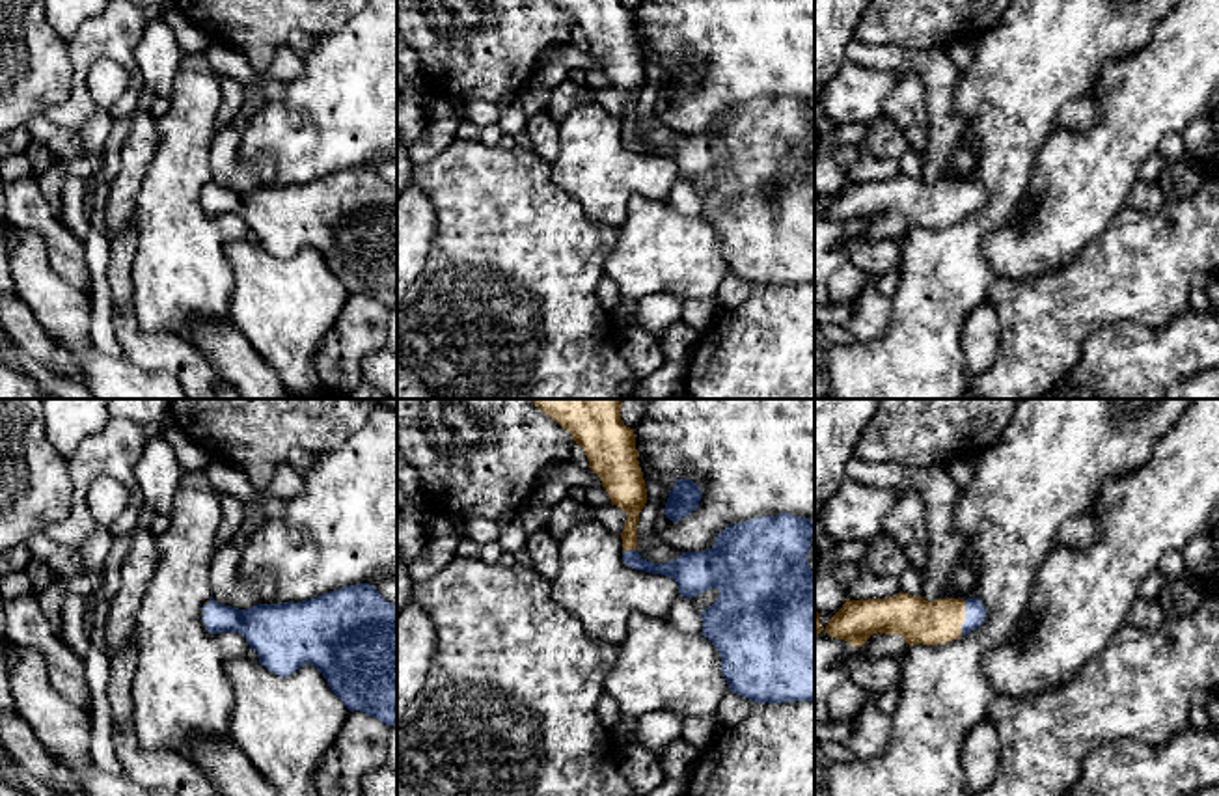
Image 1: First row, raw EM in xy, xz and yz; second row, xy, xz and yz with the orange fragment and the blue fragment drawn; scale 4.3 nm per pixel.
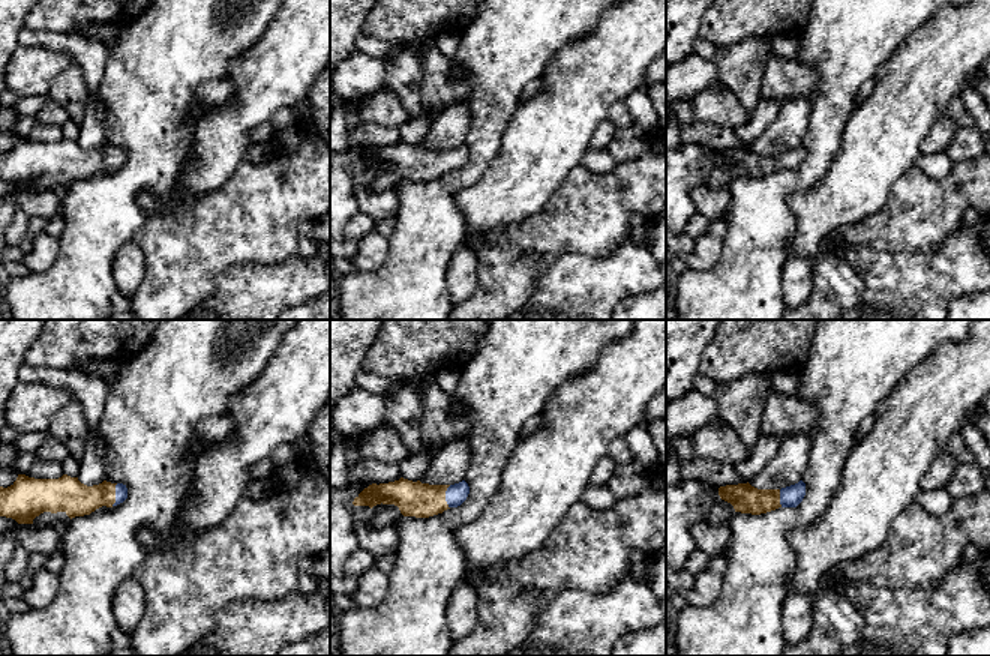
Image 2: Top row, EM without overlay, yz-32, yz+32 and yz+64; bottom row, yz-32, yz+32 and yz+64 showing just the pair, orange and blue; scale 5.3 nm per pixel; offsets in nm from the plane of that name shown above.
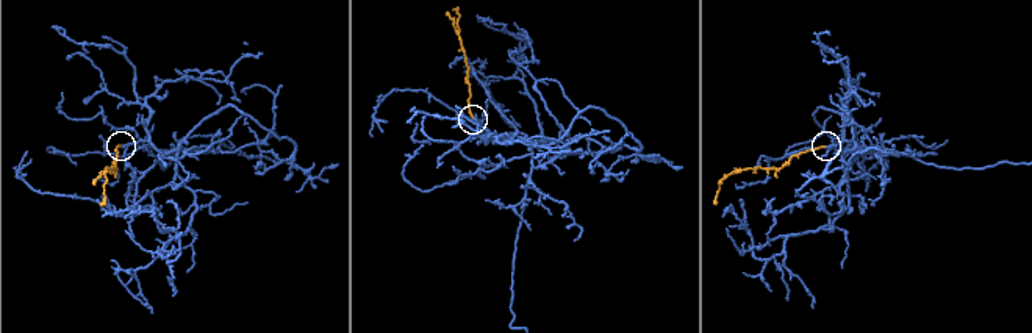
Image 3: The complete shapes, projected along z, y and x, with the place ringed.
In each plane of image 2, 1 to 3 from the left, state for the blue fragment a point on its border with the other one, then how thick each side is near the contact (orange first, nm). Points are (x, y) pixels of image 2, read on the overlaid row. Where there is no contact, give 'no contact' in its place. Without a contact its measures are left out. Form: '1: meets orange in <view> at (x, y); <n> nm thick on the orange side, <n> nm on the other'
1: meets orange in yz-32 at (114, 494); 190 nm thick on the orange side, 60 nm on the other
2: meets orange in yz+32 at (444, 497); 190 nm thick on the orange side, 110 nm on the other
3: meets orange in yz+64 at (779, 499); 160 nm thick on the orange side, 110 nm on the other

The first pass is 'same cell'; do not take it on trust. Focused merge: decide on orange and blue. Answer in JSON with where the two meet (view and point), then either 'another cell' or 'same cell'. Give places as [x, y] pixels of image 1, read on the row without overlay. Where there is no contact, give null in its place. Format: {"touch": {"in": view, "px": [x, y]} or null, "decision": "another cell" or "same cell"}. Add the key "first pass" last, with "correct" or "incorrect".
{"touch": {"in": "yz", "px": [964, 200]}, "decision": "same cell", "first pass": "correct"}

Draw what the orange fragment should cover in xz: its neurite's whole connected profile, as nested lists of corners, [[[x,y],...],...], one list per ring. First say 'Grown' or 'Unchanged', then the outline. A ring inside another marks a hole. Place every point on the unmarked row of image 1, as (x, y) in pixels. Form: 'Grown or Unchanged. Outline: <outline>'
Grown. Outline: [[[552,0],[567,11],[578,28],[583,30],[589,50],[600,60],[610,76],[611,88],[621,89],[628,101],[621,116],[623,142],[636,153],[669,158],[677,164],[680,179],[693,181],[712,170],[719,179],[712,188],[701,194],[703,218],[721,237],[721,255],[729,272],[755,285],[787,285],[815,283],[815,155],[807,145],[811,132],[811,116],[815,103],[781,95],[775,99],[759,99],[746,104],[731,106],[718,116],[716,127],[701,134],[682,134],[680,140],[667,145],[652,145],[637,134],[637,104],[647,86],[647,71],[639,50],[639,34],[636,32],[634,11],[626,9],[621,0]]]

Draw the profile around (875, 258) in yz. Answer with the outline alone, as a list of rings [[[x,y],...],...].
[[[852,231],[844,242],[848,261],[869,278],[897,270],[900,265],[898,240],[869,240],[861,231]]]

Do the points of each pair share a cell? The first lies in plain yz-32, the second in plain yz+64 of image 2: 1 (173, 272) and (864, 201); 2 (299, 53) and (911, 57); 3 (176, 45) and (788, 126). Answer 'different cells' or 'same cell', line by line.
1: different cells
2: same cell
3: different cells

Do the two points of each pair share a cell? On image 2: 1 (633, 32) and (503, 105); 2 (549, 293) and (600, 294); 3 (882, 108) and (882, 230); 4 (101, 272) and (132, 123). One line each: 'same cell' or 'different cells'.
1: different cells
2: same cell
3: different cells
4: same cell

